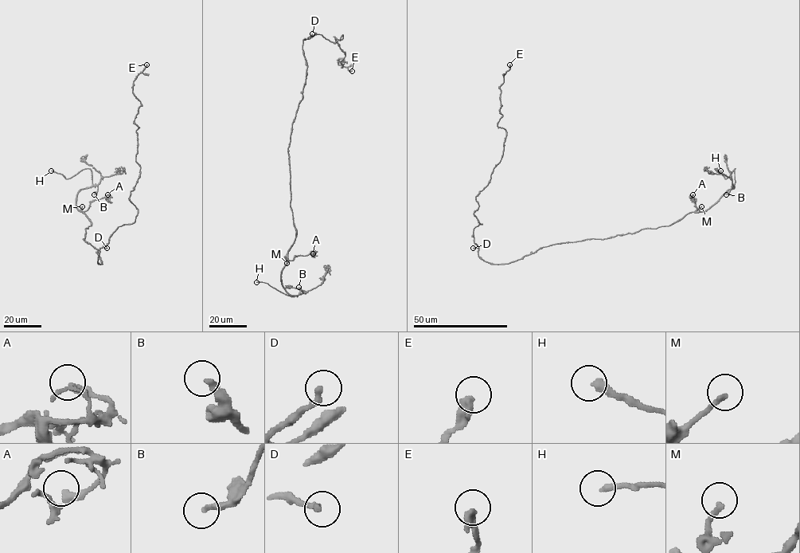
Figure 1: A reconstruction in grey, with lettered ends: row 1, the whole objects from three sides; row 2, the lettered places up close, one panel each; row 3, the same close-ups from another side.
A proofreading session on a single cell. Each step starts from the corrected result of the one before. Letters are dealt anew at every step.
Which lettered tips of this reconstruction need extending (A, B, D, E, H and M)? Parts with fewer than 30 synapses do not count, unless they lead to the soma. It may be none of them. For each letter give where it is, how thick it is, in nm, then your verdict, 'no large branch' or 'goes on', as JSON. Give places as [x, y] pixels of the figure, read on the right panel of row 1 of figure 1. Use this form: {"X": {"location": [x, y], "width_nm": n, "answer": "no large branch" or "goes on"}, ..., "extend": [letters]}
{"A": {"location": [692, 194], "width_nm": 320, "answer": "no large branch"}, "B": {"location": [726, 194], "width_nm": 260, "answer": "goes on"}, "D": {"location": [473, 248], "width_nm": 240, "answer": "goes on"}, "E": {"location": [509, 64], "width_nm": 360, "answer": "no large branch"}, "H": {"location": [720, 170], "width_nm": 280, "answer": "goes on"}, "M": {"location": [701, 206], "width_nm": 200, "answer": "no large branch"}, "extend": ["B", "D", "H"]}

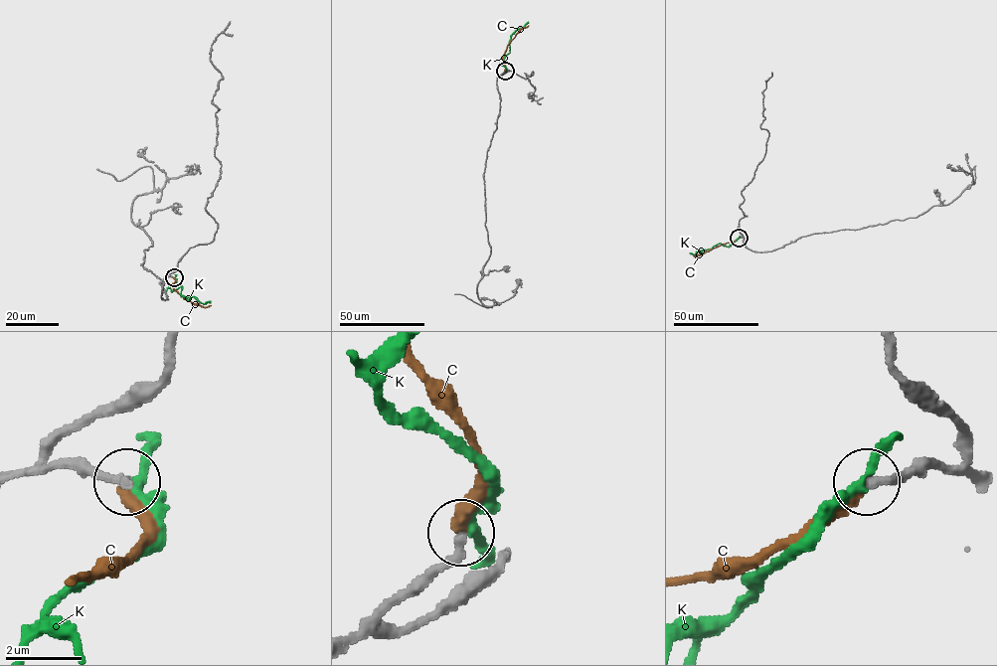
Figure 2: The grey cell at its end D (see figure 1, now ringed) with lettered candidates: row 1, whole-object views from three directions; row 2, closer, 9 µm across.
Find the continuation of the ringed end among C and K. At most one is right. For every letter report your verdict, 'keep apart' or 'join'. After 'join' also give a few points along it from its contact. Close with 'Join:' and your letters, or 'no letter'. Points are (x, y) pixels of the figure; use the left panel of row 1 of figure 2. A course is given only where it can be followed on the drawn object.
C: join; course (174, 277), (175, 281), (170, 285), (178, 292), (194, 303), (211, 305)
K: keep apart
Join: C

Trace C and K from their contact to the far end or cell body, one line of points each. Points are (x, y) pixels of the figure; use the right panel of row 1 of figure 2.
C: (739, 238), (694, 255)
K: (739, 238), (729, 246), (720, 244), (698, 249), (694, 254), (689, 252)

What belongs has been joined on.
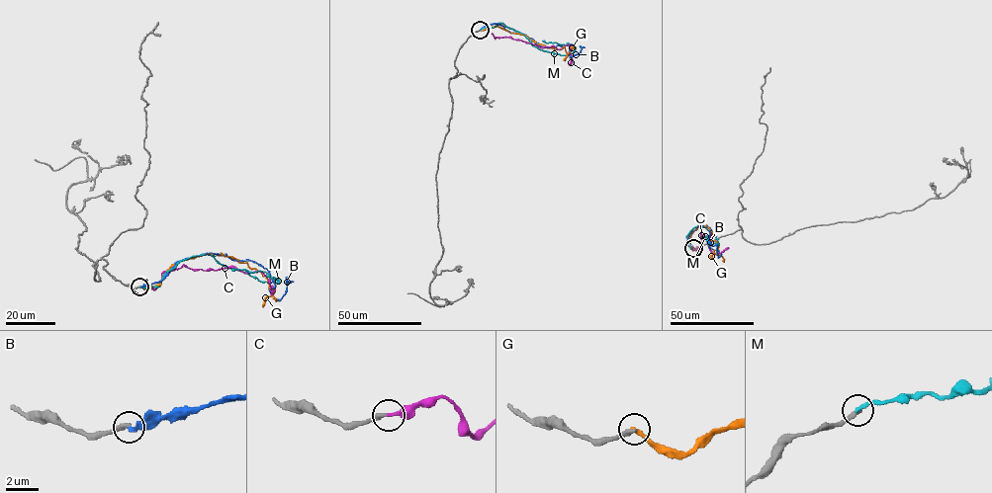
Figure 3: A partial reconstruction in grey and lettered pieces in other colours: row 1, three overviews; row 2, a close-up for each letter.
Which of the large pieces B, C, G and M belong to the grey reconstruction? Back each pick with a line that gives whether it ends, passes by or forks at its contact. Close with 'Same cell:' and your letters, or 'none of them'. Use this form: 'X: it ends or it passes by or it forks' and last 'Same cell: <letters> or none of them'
C: it ends
Same cell: C

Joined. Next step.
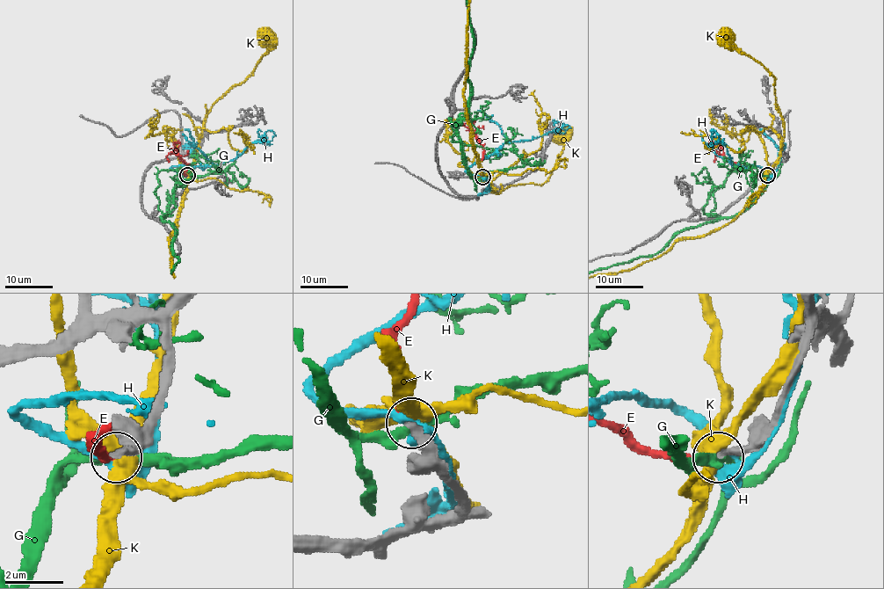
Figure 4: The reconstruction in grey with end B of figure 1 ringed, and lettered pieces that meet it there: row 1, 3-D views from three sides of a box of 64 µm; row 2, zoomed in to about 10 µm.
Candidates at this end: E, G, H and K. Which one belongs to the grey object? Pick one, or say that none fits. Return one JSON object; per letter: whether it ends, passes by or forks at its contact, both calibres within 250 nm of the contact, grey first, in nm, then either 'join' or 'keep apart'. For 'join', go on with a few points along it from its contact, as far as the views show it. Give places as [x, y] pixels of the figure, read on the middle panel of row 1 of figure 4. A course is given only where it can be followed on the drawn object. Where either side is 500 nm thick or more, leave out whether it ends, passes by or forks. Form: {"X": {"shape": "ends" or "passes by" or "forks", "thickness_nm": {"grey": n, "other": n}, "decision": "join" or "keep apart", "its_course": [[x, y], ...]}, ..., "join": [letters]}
{"E": {"shape": "ends", "thickness_nm": {"grey": 320, "other": 240}, "decision": "join", "its_course": [[482, 177], [480, 162], [483, 151], [474, 130], [462, 124], [465, 123]]}, "G": {"shape": "passes by", "thickness_nm": {"grey": 360, "other": 280}, "decision": "keep apart"}, "H": {"shape": "ends", "thickness_nm": {"grey": 360, "other": 280}, "decision": "keep apart"}, "K": {"thickness_nm": {"grey": 340, "other": 500}, "decision": "keep apart"}, "join": ["E"]}

